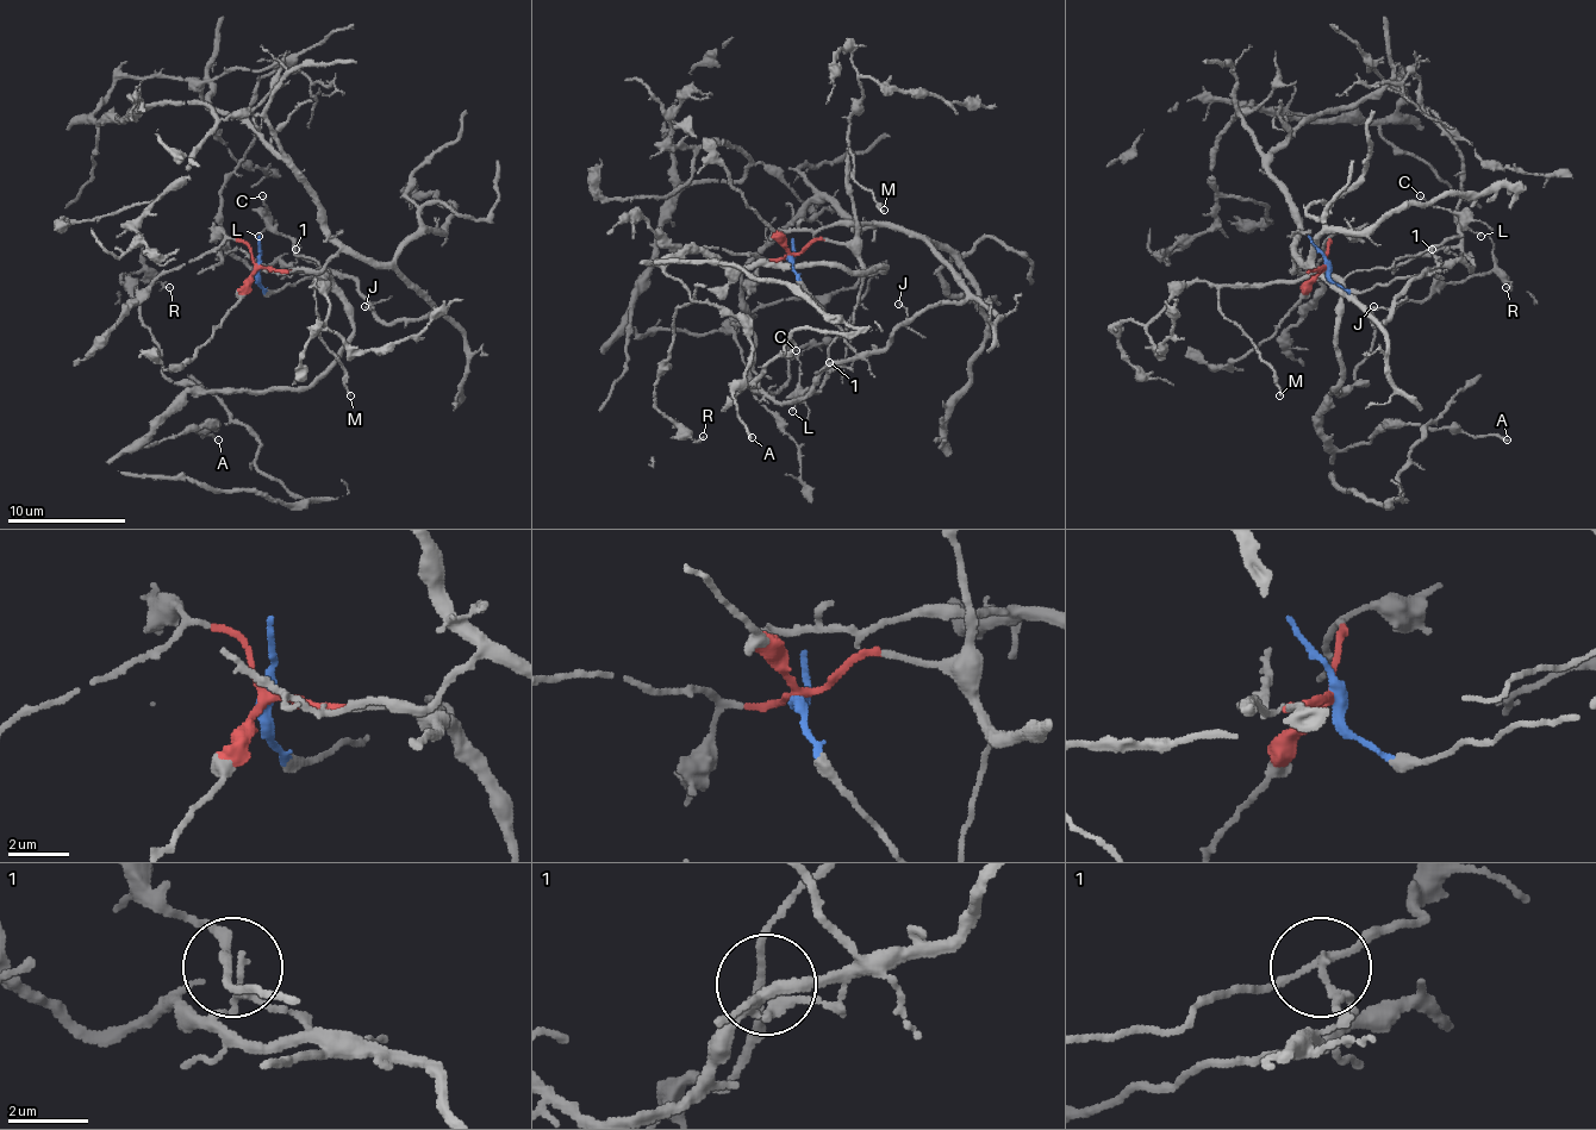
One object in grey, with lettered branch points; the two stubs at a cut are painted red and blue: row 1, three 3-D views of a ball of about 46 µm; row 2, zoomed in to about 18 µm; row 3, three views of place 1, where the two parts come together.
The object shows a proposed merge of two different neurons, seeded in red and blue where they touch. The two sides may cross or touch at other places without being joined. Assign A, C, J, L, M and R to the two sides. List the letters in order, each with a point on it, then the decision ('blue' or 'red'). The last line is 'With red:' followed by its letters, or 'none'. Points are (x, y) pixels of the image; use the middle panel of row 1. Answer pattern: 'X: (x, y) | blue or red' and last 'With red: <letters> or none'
A: (752, 437) | red
C: (796, 350) | red
J: (898, 304) | blue
L: (792, 411) | red
M: (884, 210) | red
R: (703, 436) | red
With red: A, C, L, M, R

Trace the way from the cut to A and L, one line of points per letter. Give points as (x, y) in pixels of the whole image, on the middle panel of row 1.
A: (791, 255), (839, 241), (868, 270), (886, 267), (681, 253), (664, 270), (743, 326), (735, 403), (753, 438)
L: (791, 255), (815, 241), (839, 241), (865, 276), (853, 320), (829, 347), (823, 382), (791, 412)

